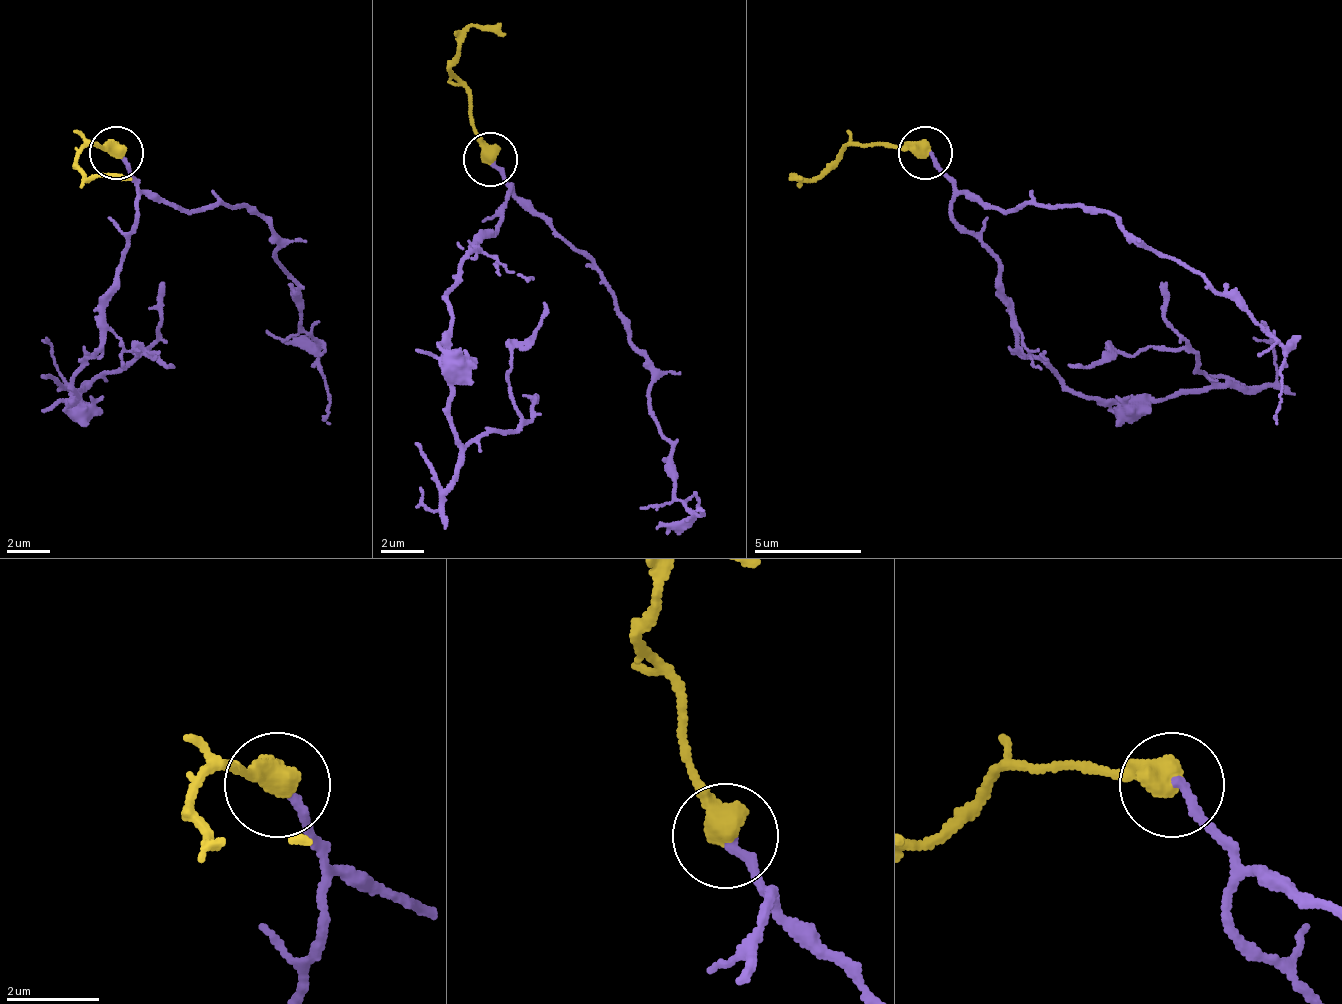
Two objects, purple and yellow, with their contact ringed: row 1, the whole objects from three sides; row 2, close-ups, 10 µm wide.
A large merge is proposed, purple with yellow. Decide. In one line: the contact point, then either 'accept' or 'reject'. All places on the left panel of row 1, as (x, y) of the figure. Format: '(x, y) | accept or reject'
(116, 153) | accept

